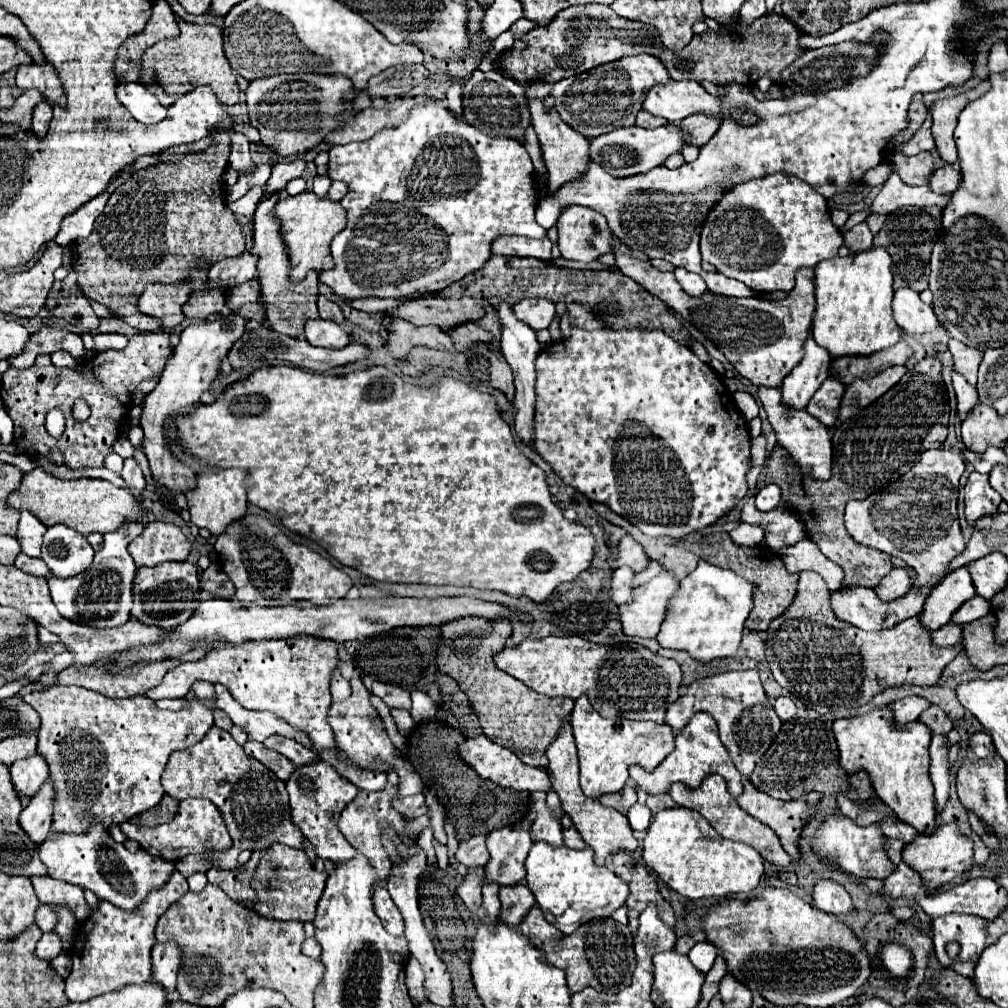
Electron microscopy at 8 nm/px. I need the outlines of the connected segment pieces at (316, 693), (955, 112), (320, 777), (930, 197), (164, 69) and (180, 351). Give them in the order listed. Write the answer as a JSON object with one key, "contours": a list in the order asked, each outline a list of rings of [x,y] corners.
{"contours":[[[[305,634],[281,640],[250,641],[236,646],[220,641],[203,660],[185,662],[167,672],[163,682],[147,690],[145,696],[151,700],[183,698],[195,680],[223,684],[243,708],[269,710],[291,726],[307,732],[315,746],[315,754],[321,754],[323,750],[337,750],[333,730],[327,722],[327,710],[331,706],[329,682],[337,664],[337,644],[333,640]]],[[[981,82],[977,88],[973,88],[973,90],[965,92],[965,94],[953,96],[953,98],[939,100],[929,108],[929,112],[933,116],[935,146],[937,146],[937,152],[939,152],[943,162],[947,162],[947,164],[957,162],[957,146],[955,146],[955,140],[953,140],[953,130],[957,126],[957,118],[959,118],[961,110],[969,102],[973,102],[975,98],[983,96],[989,88],[991,88],[989,82]]],[[[319,760],[317,764],[299,766],[295,774],[287,780],[287,792],[289,792],[289,806],[291,806],[291,818],[295,826],[299,826],[301,834],[315,846],[315,852],[323,860],[331,860],[333,864],[347,862],[347,858],[355,858],[355,850],[349,846],[345,836],[339,832],[337,822],[343,812],[343,808],[357,796],[359,788],[345,778],[341,778],[333,766]]],[[[891,174],[891,178],[883,184],[881,192],[873,200],[871,210],[879,214],[891,214],[903,206],[941,206],[945,208],[949,196],[939,196],[931,192],[927,186],[907,186],[901,182],[899,174]]],[[[179,20],[181,34],[175,40],[163,40],[149,48],[141,60],[139,82],[157,96],[157,100],[167,108],[173,106],[177,96],[189,94],[197,86],[209,86],[221,104],[239,102],[239,84],[237,78],[223,54],[223,38],[217,26],[197,26]]],[[[229,316],[227,320],[219,322],[205,322],[205,324],[191,324],[181,332],[181,342],[173,350],[171,358],[167,360],[167,366],[163,370],[163,376],[153,392],[145,396],[143,402],[143,414],[141,414],[141,428],[143,428],[143,452],[149,460],[149,468],[157,484],[165,486],[173,494],[185,494],[187,490],[195,488],[195,474],[191,468],[183,462],[179,462],[171,450],[167,448],[165,436],[163,436],[163,424],[167,418],[185,412],[189,406],[197,406],[201,394],[211,386],[215,380],[221,360],[231,350],[233,342],[245,332],[245,320],[241,316]]]]}

